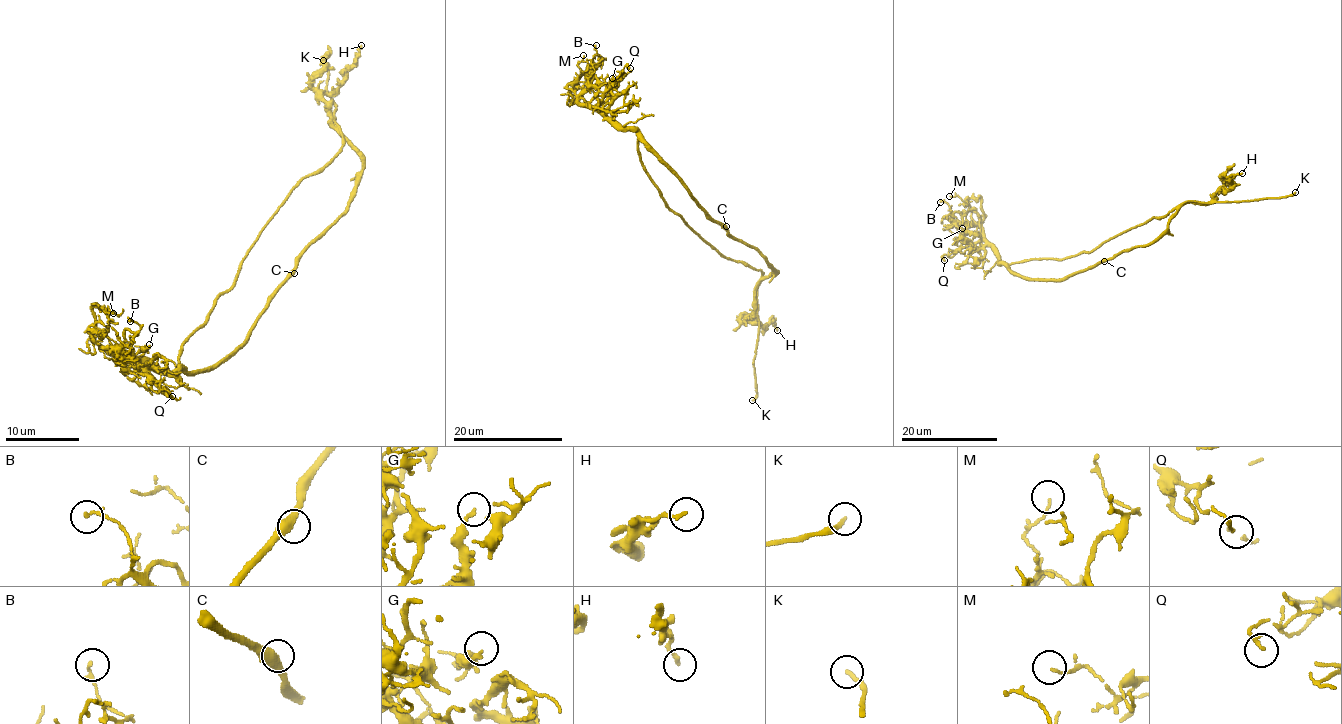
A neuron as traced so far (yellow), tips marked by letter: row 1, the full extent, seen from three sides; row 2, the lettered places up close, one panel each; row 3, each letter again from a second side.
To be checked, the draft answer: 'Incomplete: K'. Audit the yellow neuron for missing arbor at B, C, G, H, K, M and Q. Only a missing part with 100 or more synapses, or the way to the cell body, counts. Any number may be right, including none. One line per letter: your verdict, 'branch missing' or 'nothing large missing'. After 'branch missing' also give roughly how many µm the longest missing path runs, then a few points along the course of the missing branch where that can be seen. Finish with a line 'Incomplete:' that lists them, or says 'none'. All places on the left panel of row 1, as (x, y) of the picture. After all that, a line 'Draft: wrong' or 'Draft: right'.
B: nothing large missing
C: nothing large missing
G: nothing large missing
H: nothing large missing
K: branch missing | 20 µm | (323, 60), (306, 43), (275, 31), (267, 23), (277, 12), (292, 10), (314, 19), (316, 16)
M: nothing large missing
Q: nothing large missing
Incomplete: K
Draft: right

